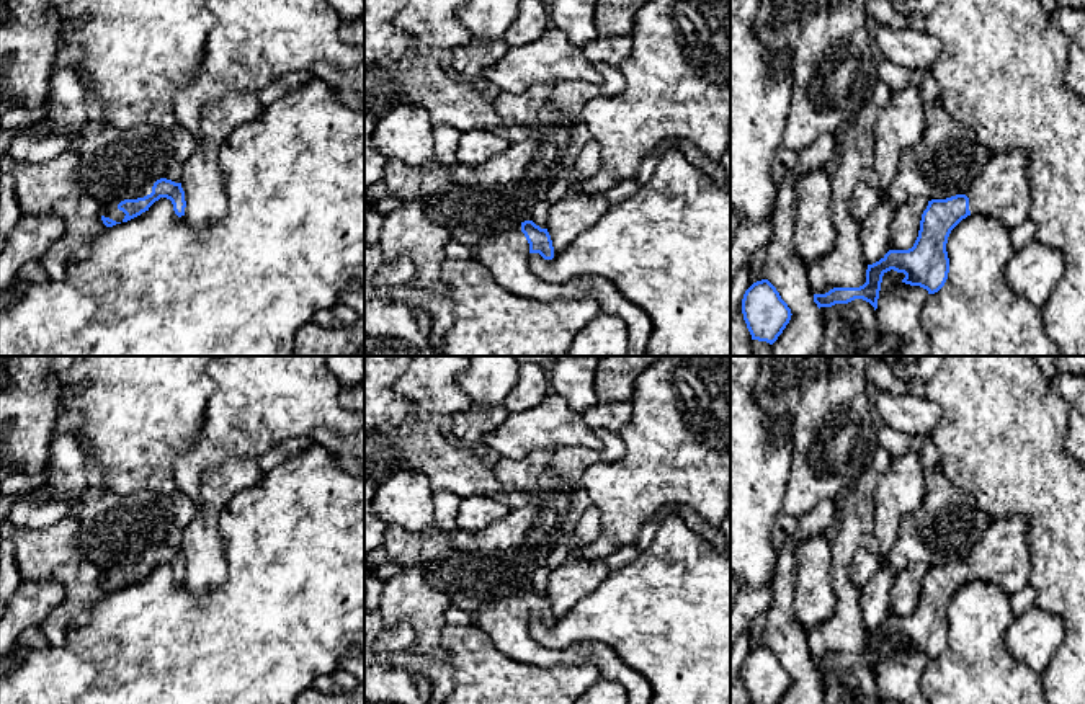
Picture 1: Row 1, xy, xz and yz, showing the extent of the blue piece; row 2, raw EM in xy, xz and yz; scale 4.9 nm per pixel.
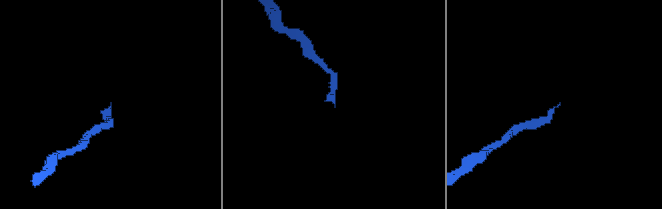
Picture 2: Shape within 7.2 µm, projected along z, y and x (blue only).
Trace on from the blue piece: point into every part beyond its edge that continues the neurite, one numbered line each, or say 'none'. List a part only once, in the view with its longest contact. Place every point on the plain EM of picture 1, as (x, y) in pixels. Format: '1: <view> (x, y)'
1: xy (110, 575)

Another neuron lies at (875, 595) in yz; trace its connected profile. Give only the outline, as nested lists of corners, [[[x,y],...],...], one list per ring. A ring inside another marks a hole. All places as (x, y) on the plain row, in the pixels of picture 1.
[[[879,568],[860,590],[861,616],[868,630],[879,627],[889,617],[894,577],[892,568]]]

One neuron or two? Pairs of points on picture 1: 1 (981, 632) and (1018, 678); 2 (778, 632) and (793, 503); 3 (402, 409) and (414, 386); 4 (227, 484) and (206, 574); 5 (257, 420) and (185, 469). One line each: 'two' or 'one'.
1: one
2: two
3: two
4: one
5: one

